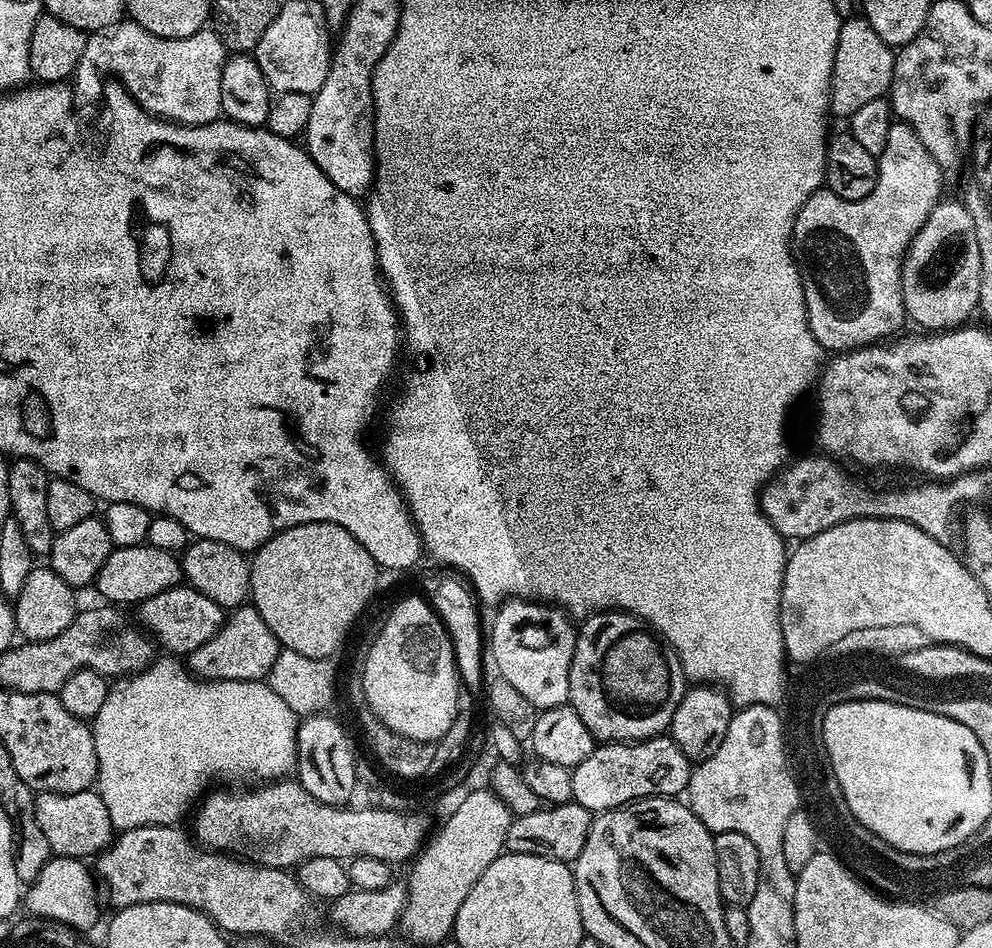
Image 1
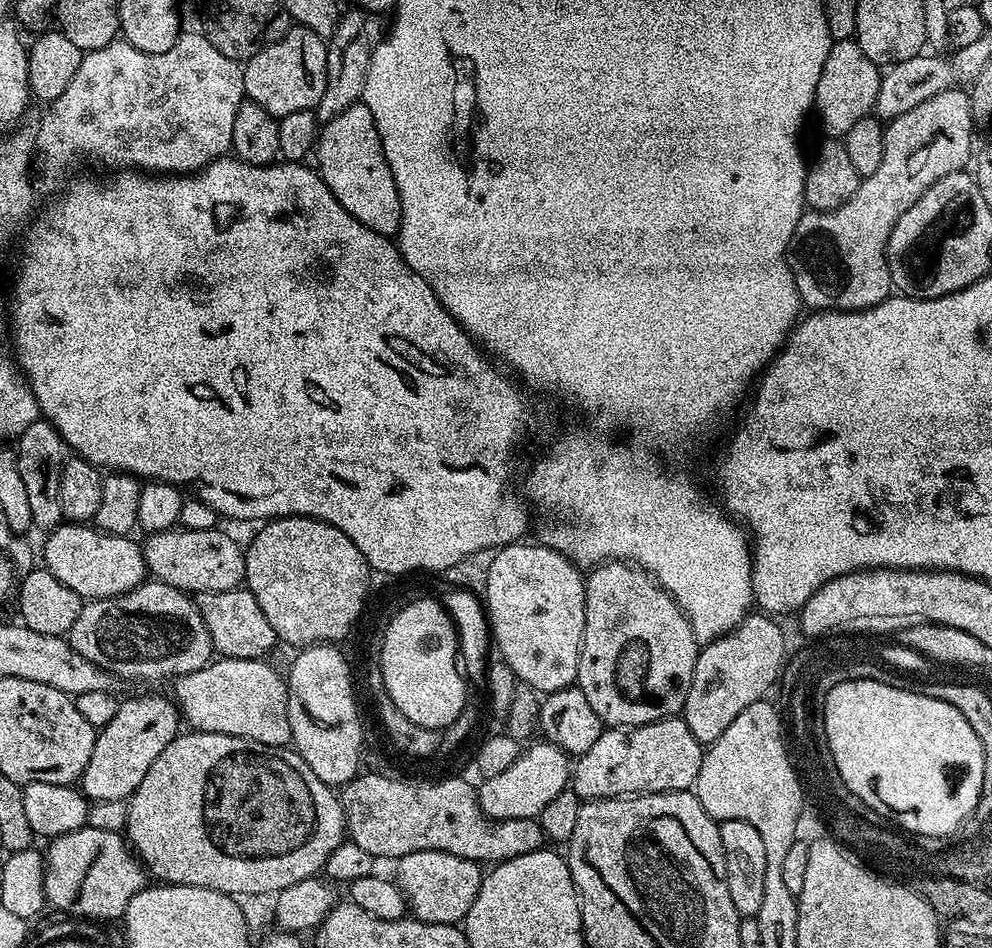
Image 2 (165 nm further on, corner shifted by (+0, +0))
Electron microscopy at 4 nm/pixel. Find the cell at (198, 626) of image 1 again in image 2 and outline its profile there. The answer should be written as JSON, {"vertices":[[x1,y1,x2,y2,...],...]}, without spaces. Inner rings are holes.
{"vertices":[[241,586,221,592,198,592,194,599,202,614,202,622,206,622,206,630,210,630,213,649,221,657,229,660,259,660,267,657,267,652,272,647,277,647,274,626,266,622,266,614,262,614,254,594,250,594,247,587]]}

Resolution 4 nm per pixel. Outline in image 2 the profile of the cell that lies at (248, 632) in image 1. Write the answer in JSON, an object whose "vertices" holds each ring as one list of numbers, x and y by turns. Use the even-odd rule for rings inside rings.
{"vertices":[[132,696,129,700,121,699,120,708,114,718,110,718,110,722,106,722,106,726,97,731,90,762,80,775,78,784,85,797,101,804,115,800,127,801,128,797,134,794,134,790,138,790,142,778,146,778,146,770,154,766,154,758,158,758,158,754,162,754,162,750,166,750,166,746,170,746,172,739,181,731,180,720,182,724,179,707,164,696]]}

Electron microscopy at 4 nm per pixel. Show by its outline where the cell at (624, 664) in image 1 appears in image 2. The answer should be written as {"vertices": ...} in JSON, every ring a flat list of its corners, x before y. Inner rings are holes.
{"vertices":[[610,560,591,569,584,581,584,593,586,622,576,684,582,694,586,694,586,702,590,702,594,714,598,714,606,726,625,730,679,717,684,711,686,694,694,678,698,641,688,617,676,605,671,594,643,568,623,560]]}

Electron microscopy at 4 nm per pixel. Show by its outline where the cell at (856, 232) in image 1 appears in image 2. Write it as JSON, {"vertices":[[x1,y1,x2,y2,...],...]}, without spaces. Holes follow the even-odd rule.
{"vertices":[[963,87,948,88,934,98,926,98,922,106,906,110,906,114,887,121,882,166,874,174,861,179,858,190,829,212,805,211,792,235,790,263,794,282,798,286,803,307,808,310,835,310,859,312,887,300,893,291,888,269,888,239,902,214,938,182,951,172,962,172,969,167,974,156,972,148,972,99]]}

